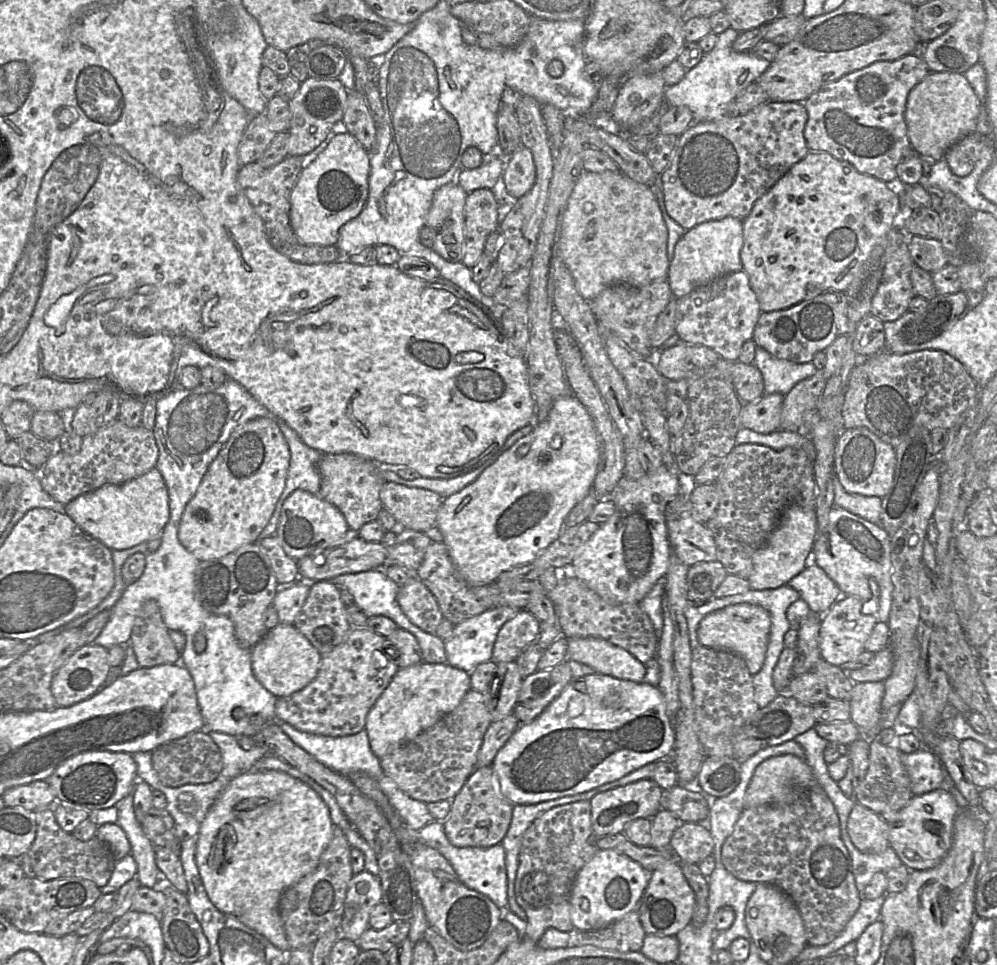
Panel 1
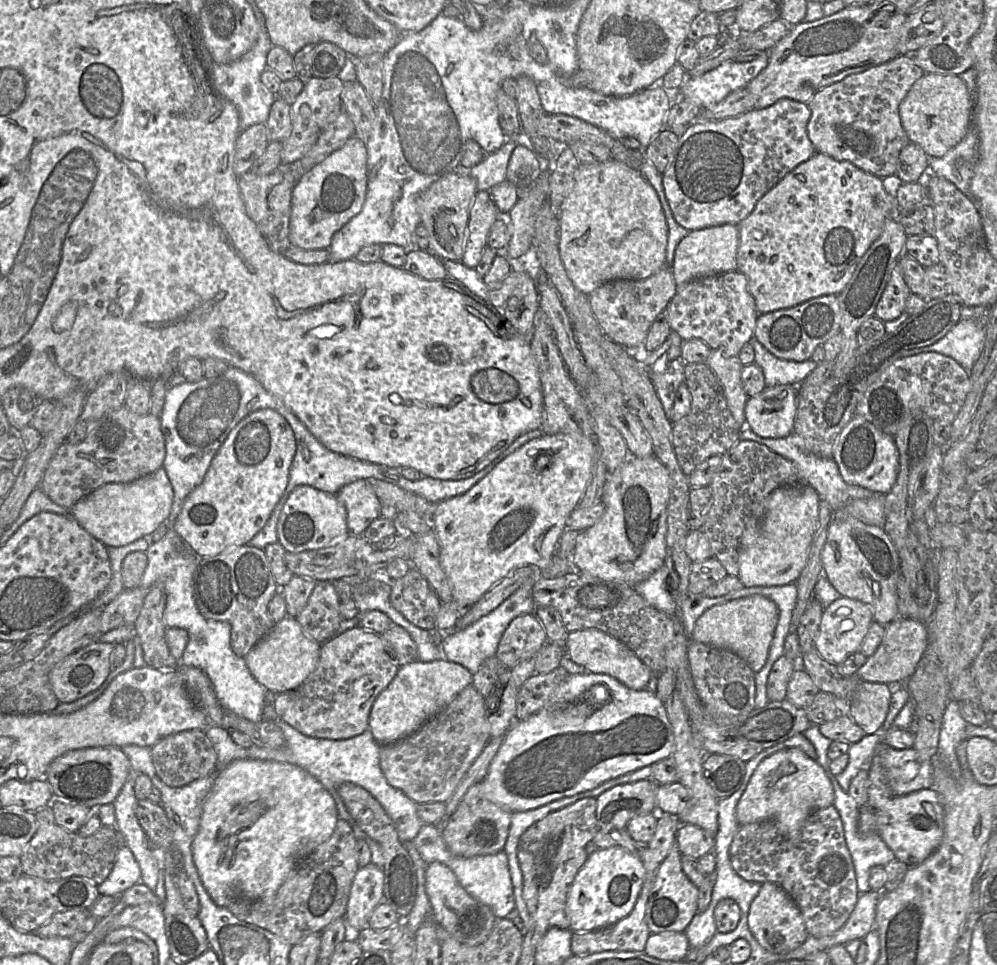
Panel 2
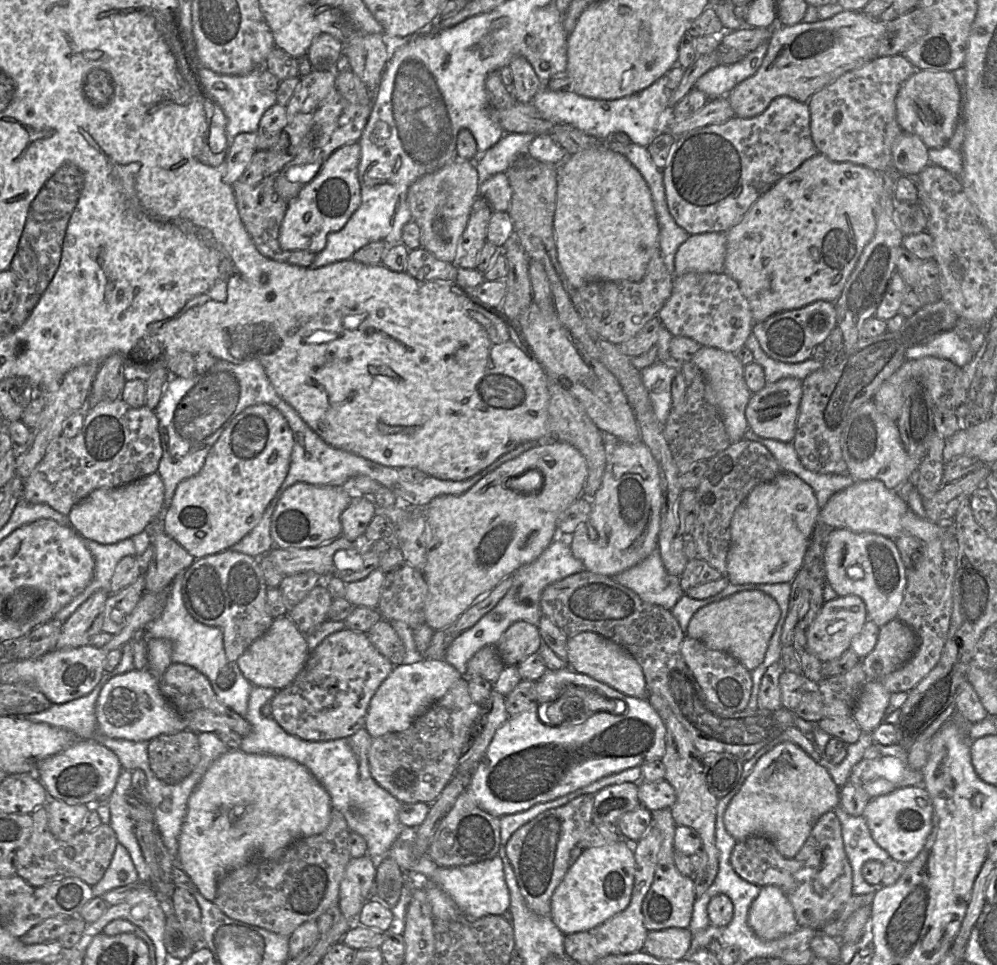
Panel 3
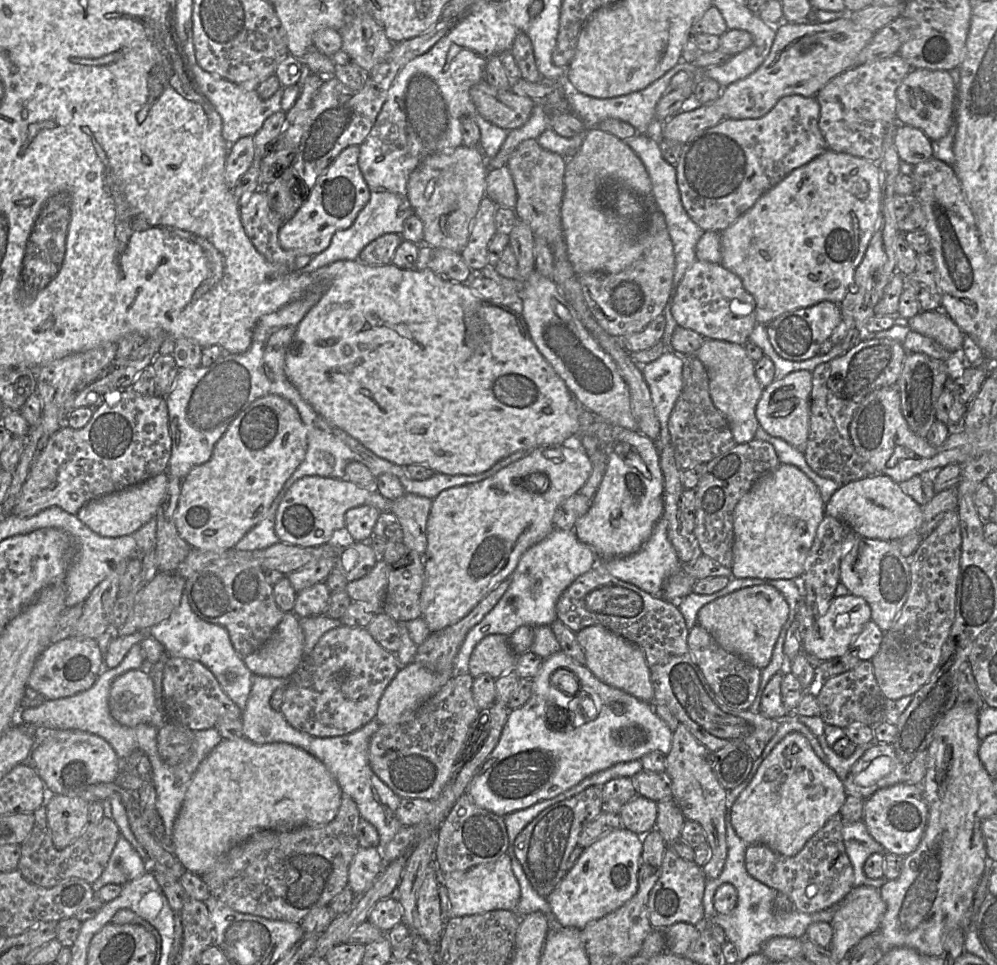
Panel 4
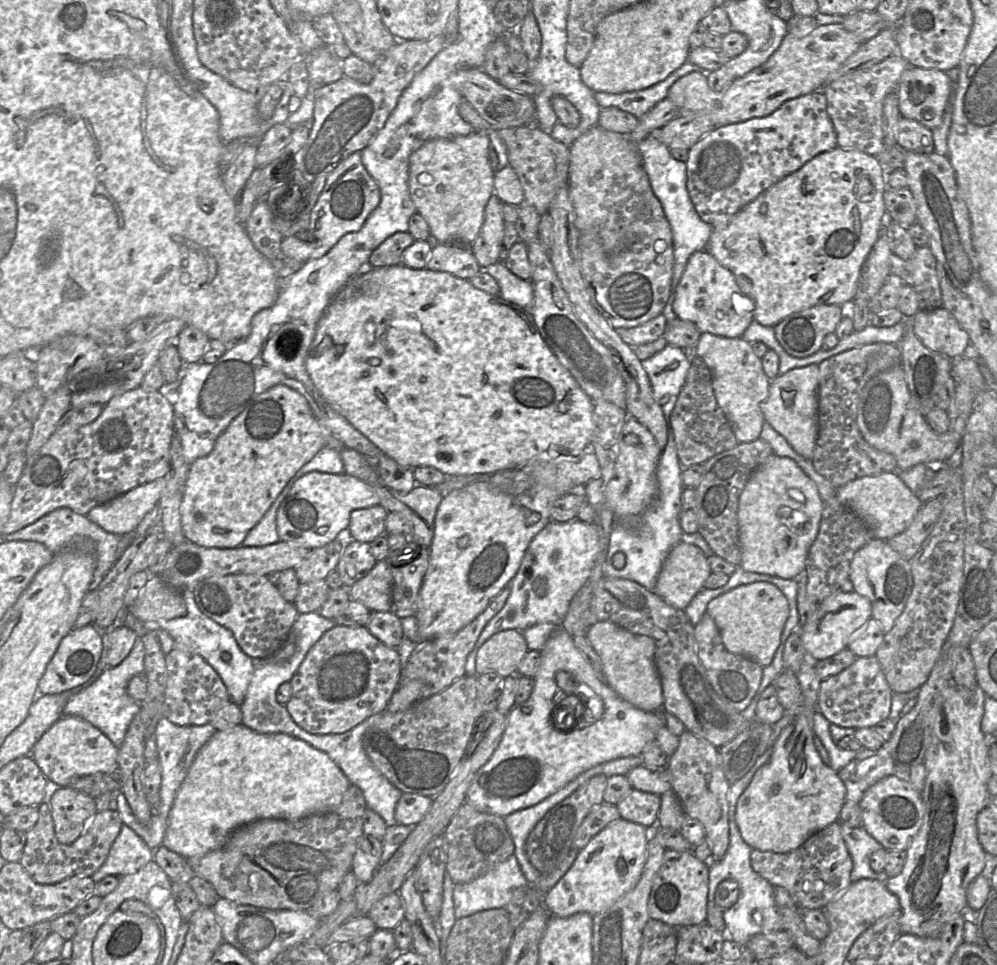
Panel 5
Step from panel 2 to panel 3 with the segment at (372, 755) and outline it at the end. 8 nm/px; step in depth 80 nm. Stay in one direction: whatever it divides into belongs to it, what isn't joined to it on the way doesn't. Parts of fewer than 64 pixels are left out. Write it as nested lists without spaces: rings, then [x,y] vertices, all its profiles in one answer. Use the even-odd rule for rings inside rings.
[[[253,686],[249,700],[246,719],[251,725],[251,732],[243,737],[240,749],[248,753],[274,754],[296,760],[307,767],[316,779],[323,785],[329,793],[333,808],[338,810],[346,818],[351,832],[363,835],[368,844],[367,855],[373,858],[375,866],[378,868],[383,859],[392,857],[400,866],[404,873],[407,873],[417,860],[422,857],[418,854],[417,845],[415,854],[412,846],[417,837],[417,828],[404,827],[399,819],[399,811],[403,805],[390,792],[381,787],[372,777],[369,766],[369,750],[373,741],[372,736],[364,727],[355,734],[327,741],[312,741],[302,739],[287,732],[273,716],[264,715],[263,706],[272,700],[280,690],[271,687]]]

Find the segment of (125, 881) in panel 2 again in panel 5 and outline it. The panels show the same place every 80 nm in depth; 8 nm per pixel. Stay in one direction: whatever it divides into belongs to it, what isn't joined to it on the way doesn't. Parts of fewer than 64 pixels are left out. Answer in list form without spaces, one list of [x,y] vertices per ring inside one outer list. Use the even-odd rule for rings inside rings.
[[[123,825],[103,865],[92,875],[94,883],[107,876],[134,874],[153,858],[153,850],[130,827]]]

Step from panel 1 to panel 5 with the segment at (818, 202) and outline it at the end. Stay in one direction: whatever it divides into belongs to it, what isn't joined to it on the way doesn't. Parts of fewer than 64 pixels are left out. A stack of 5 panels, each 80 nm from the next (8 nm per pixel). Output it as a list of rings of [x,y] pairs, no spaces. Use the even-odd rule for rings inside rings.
[[[836,146],[829,151],[816,155],[799,169],[764,190],[739,210],[724,228],[712,229],[705,250],[733,273],[739,288],[753,300],[755,305],[754,321],[763,326],[774,327],[787,316],[801,310],[817,305],[842,305],[854,299],[861,267],[878,238],[881,217],[885,212],[883,193],[886,189],[886,172],[886,169],[880,164],[876,156]]]

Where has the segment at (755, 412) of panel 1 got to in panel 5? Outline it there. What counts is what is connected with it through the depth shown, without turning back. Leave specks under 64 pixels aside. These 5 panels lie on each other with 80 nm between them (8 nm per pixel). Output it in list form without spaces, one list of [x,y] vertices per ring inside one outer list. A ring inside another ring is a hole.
[[[819,365],[794,368],[771,380],[769,395],[761,403],[764,420],[783,436],[796,453],[811,461],[818,434]]]

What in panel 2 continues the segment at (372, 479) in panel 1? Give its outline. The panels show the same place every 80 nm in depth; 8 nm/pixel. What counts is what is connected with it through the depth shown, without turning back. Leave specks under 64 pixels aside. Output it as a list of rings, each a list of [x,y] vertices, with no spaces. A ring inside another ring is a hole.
[[[358,479],[341,487],[337,497],[347,512],[348,532],[363,535],[367,527],[381,516],[380,499],[368,479]]]

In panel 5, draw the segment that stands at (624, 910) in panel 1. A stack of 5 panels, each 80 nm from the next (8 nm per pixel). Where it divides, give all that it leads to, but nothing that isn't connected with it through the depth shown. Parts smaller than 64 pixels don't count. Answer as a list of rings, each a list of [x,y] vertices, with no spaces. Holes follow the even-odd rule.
[[[619,818],[595,835],[579,851],[564,876],[543,896],[543,905],[552,916],[566,918],[579,912],[592,916],[605,911],[639,881],[647,856],[651,831],[640,824]]]

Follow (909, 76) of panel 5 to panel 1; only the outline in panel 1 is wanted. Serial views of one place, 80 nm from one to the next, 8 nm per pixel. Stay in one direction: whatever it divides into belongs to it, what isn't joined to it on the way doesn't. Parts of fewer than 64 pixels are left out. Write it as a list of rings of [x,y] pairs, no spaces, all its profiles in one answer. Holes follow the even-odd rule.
[[[931,72],[909,92],[904,119],[912,149],[923,159],[938,161],[964,136],[976,129],[980,101],[963,73]]]

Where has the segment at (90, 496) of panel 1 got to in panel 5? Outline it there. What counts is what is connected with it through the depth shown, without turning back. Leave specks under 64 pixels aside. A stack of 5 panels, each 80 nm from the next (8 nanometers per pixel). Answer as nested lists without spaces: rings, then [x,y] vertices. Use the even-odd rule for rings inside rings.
[[[156,479],[95,506],[86,516],[106,532],[134,534],[145,515],[159,503],[163,489],[164,479]]]

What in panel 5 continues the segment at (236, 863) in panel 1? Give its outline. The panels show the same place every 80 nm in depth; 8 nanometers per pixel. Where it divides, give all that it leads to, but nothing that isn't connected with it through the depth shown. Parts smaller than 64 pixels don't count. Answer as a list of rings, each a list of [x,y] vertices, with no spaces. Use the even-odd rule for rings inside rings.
[[[239,724],[231,729],[215,731],[212,737],[201,747],[196,754],[189,771],[183,780],[167,819],[167,827],[162,845],[185,859],[201,857],[206,853],[221,848],[230,835],[237,828],[259,819],[297,820],[315,814],[329,813],[337,809],[342,803],[345,792],[351,783],[339,766],[325,753],[307,742],[284,733],[261,734]]]

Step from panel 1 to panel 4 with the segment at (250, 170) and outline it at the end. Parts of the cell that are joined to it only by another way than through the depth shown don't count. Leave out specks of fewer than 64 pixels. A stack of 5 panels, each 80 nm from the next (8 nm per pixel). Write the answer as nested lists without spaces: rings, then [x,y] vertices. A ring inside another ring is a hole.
[[[263,187],[248,196],[239,211],[246,235],[268,261],[290,271],[302,271],[309,264],[312,256],[280,246],[279,229],[283,222],[271,208]]]

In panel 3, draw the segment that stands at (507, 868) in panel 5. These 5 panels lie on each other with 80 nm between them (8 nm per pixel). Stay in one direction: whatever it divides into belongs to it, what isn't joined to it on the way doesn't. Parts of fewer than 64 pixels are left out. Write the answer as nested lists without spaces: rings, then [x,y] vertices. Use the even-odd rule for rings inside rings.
[[[499,855],[466,866],[438,867],[432,873],[432,878],[466,917],[481,918],[491,914],[503,916],[505,911],[510,911],[510,893],[505,880],[503,860]]]

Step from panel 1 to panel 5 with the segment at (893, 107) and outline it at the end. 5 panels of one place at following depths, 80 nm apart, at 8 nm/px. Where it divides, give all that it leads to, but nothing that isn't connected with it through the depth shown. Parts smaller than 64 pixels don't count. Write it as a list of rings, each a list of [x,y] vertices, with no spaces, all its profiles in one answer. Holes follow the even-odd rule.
[[[895,53],[870,68],[855,71],[825,84],[826,110],[837,136],[837,146],[875,156],[883,148],[882,111],[885,97],[895,92],[903,72],[910,66]]]

